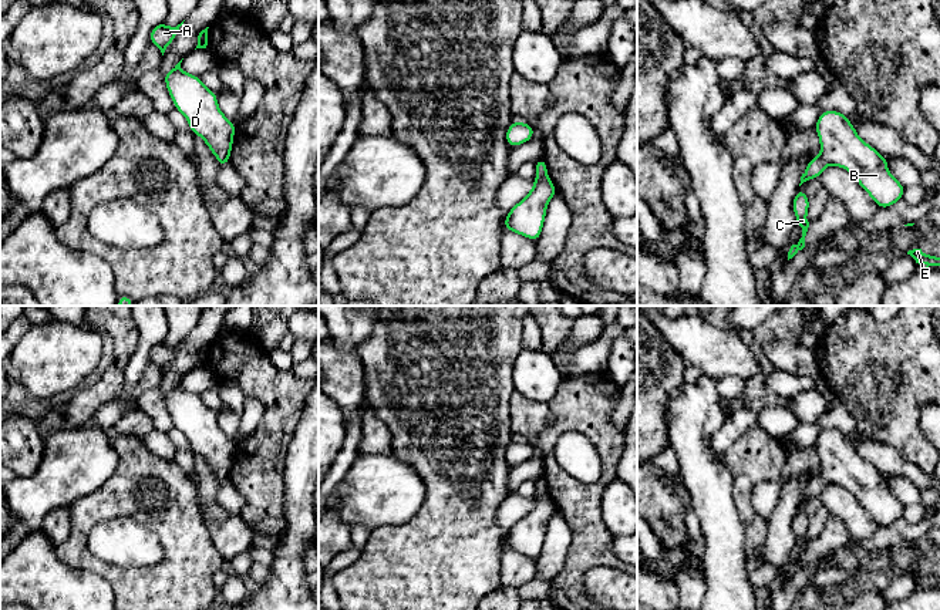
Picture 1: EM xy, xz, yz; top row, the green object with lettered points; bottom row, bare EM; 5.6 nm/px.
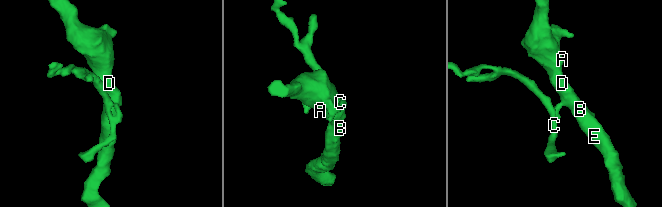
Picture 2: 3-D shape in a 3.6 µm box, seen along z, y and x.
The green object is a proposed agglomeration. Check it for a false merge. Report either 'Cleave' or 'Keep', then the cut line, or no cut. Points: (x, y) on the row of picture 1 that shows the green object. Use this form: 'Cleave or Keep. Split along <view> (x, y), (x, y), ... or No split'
Cleave. Split along xz (538, 174), (546, 175)

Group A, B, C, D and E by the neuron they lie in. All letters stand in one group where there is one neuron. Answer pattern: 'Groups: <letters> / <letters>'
Groups: A B D E / C

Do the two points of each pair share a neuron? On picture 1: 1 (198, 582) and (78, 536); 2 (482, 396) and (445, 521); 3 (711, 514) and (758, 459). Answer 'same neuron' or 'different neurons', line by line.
1: same neuron
2: same neuron
3: different neurons

